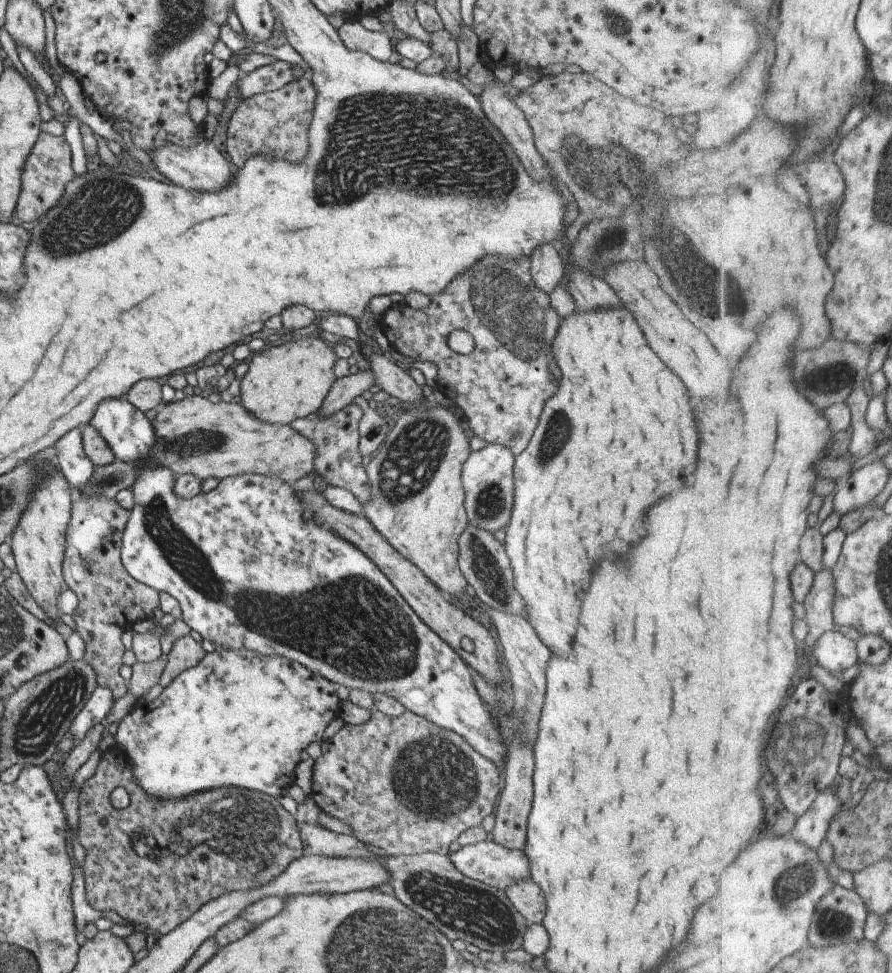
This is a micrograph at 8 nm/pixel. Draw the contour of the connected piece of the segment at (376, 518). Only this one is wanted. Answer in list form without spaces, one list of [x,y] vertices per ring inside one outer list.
[[[422,400],[396,418],[394,426],[372,455],[365,472],[370,482],[370,499],[362,504],[363,516],[399,553],[412,562],[450,600],[461,599],[467,584],[458,567],[458,538],[467,526],[464,490],[460,481],[462,464],[471,452],[461,420],[445,407],[424,408]]]

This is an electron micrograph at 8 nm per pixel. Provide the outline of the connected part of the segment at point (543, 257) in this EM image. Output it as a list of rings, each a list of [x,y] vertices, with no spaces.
[[[541,243],[531,251],[530,277],[534,285],[549,294],[564,276],[564,266],[551,243]]]

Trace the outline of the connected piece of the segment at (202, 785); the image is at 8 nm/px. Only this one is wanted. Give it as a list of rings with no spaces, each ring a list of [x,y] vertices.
[[[216,646],[214,652],[204,653],[201,662],[194,667],[185,669],[178,674],[166,687],[163,687],[160,695],[149,702],[141,699],[135,702],[132,709],[118,722],[114,740],[119,750],[123,751],[125,758],[132,764],[132,771],[137,784],[150,795],[170,798],[183,798],[191,792],[205,790],[211,787],[236,786],[254,791],[259,791],[273,798],[277,798],[285,792],[286,788],[295,780],[294,768],[300,761],[299,754],[305,750],[310,742],[320,740],[325,726],[336,718],[340,709],[340,701],[335,690],[338,685],[329,682],[326,678],[309,672],[304,666],[290,661],[288,658],[277,655],[264,655],[250,650],[223,650]]]

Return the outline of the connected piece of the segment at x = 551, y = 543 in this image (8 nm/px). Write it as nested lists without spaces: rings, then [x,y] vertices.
[[[621,303],[616,307],[589,309],[586,311],[573,311],[560,319],[554,339],[550,346],[551,358],[559,358],[557,366],[561,370],[561,382],[557,392],[545,402],[539,424],[529,437],[525,448],[514,457],[512,466],[512,509],[511,516],[506,524],[503,550],[508,556],[511,565],[515,590],[524,600],[528,616],[527,622],[537,632],[541,642],[553,652],[553,654],[567,654],[571,646],[571,636],[577,626],[577,614],[581,606],[581,594],[585,586],[589,584],[589,568],[607,552],[623,552],[635,538],[643,534],[641,526],[641,514],[651,506],[657,498],[671,494],[679,490],[681,486],[687,486],[693,480],[693,462],[695,462],[695,450],[697,450],[697,434],[695,434],[695,422],[691,416],[689,396],[685,386],[681,386],[681,380],[653,354],[653,350],[647,346],[641,330],[635,324],[631,311]]]

